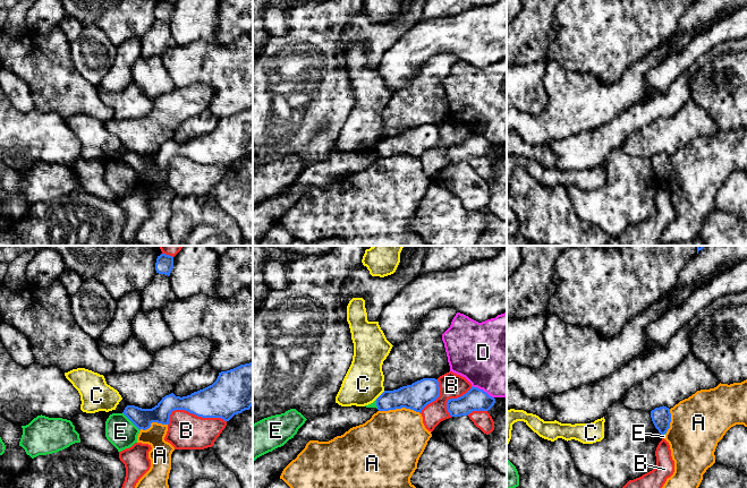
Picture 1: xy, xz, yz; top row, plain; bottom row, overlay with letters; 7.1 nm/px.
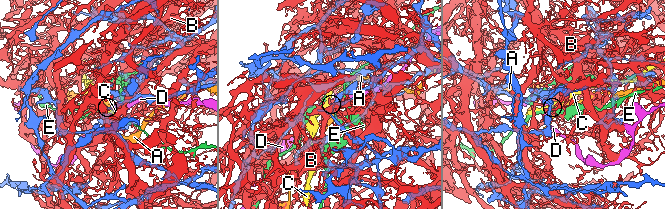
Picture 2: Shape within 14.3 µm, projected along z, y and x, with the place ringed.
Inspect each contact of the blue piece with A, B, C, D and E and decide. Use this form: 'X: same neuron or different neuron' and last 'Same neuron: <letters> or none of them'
A: different neuron
B: different neuron
C: different neuron
D: different neuron
E: different neuron
Same neuron: none of them

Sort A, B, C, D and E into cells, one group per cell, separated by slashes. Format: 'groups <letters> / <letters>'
groups A / B / C / D / E

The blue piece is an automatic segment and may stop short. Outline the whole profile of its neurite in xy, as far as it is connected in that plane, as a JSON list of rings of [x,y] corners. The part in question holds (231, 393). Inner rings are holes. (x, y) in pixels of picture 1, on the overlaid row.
[[[253,362],[221,371],[217,380],[187,396],[165,395],[152,409],[127,405],[124,414],[141,430],[152,422],[169,425],[175,410],[185,410],[202,418],[221,418],[229,421],[235,414],[253,405]]]

